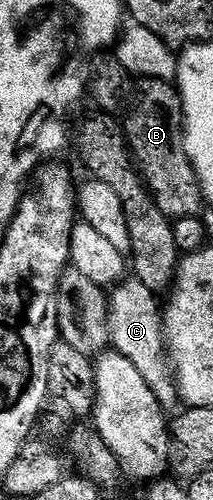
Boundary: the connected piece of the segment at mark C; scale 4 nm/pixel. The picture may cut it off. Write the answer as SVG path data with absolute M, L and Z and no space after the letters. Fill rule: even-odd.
M135 277L127 278L113 290L110 297L109 335L111 348L126 357L139 370L140 377L156 394L162 410L172 413L180 405L173 364L166 352L162 325L162 309L157 296Z

